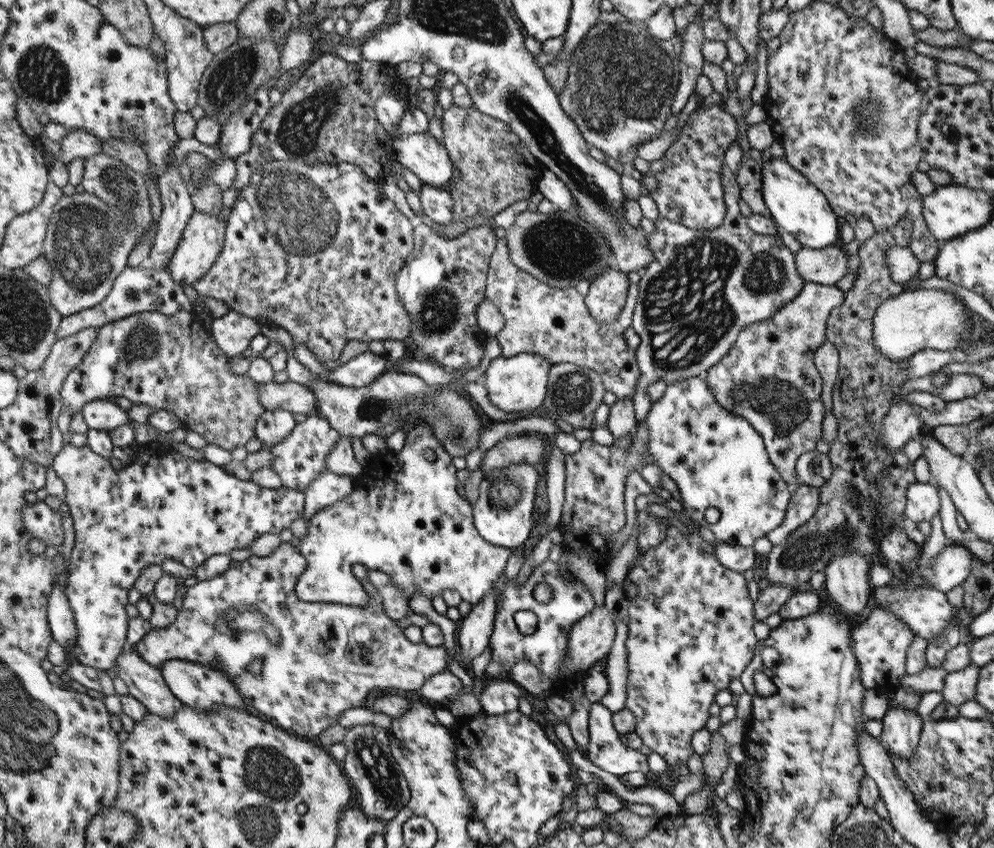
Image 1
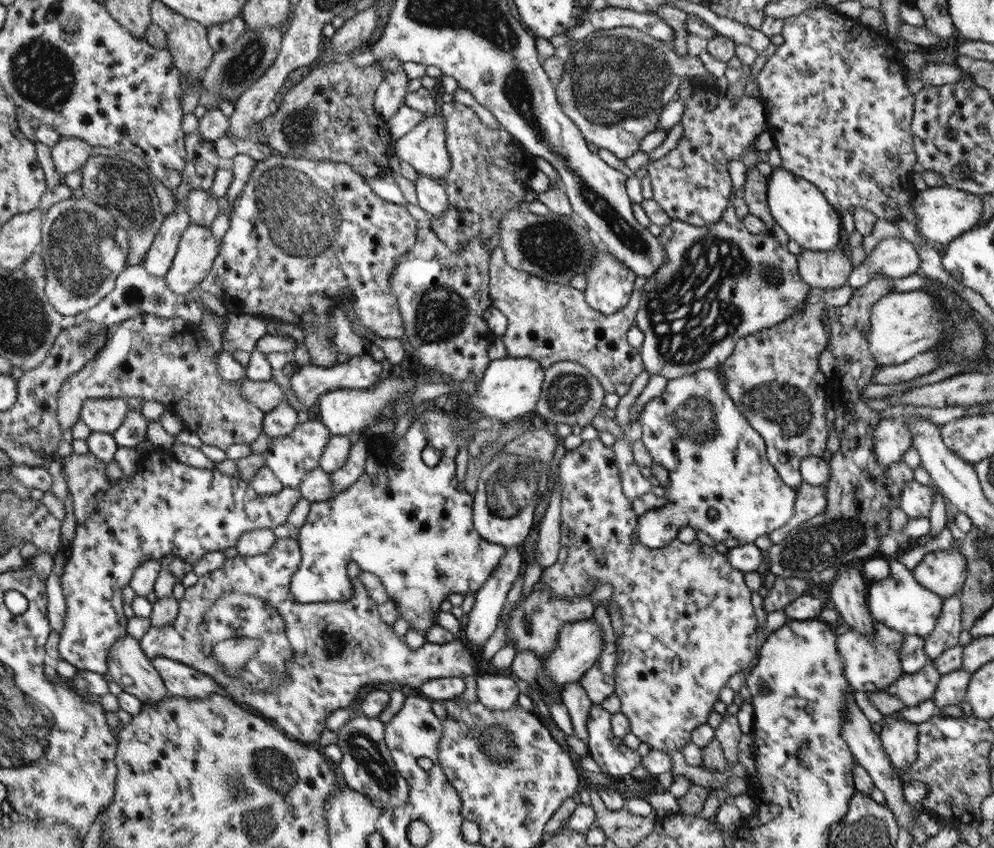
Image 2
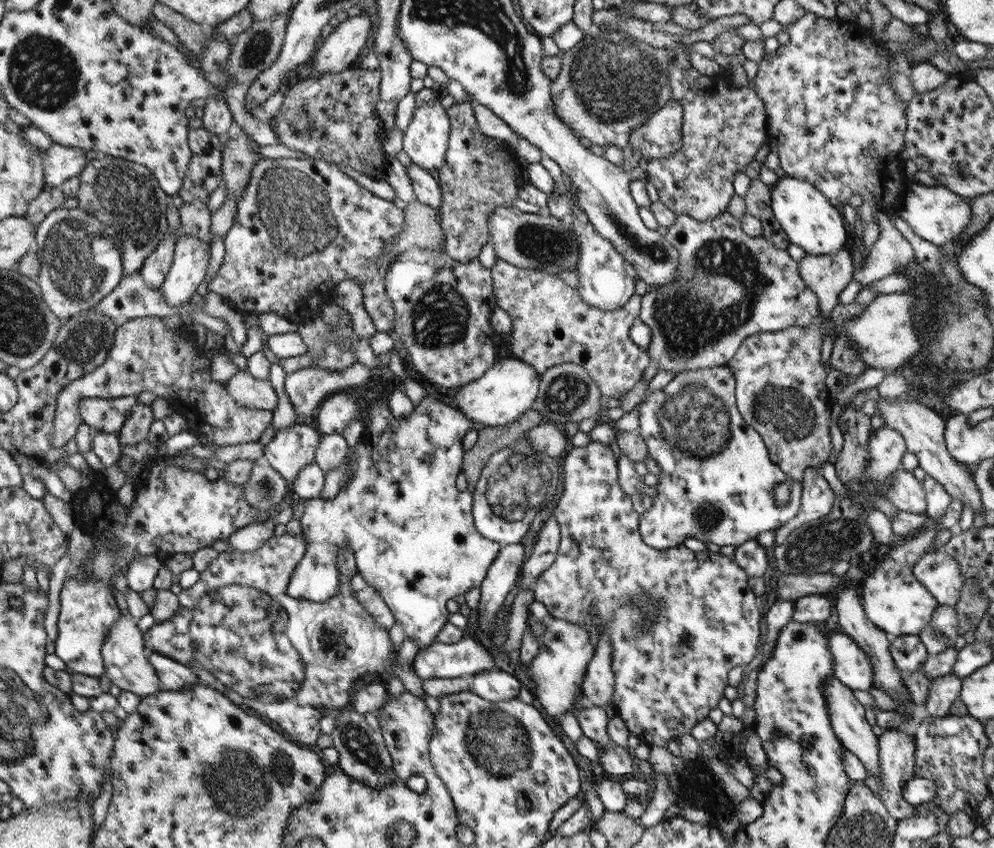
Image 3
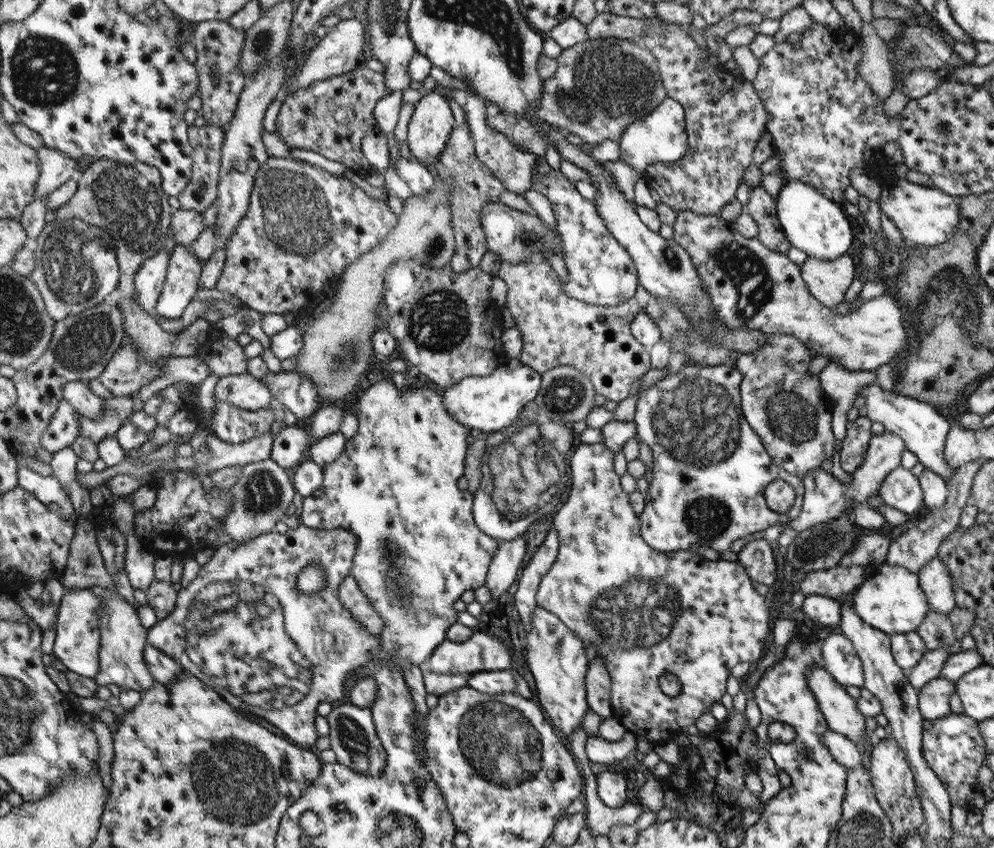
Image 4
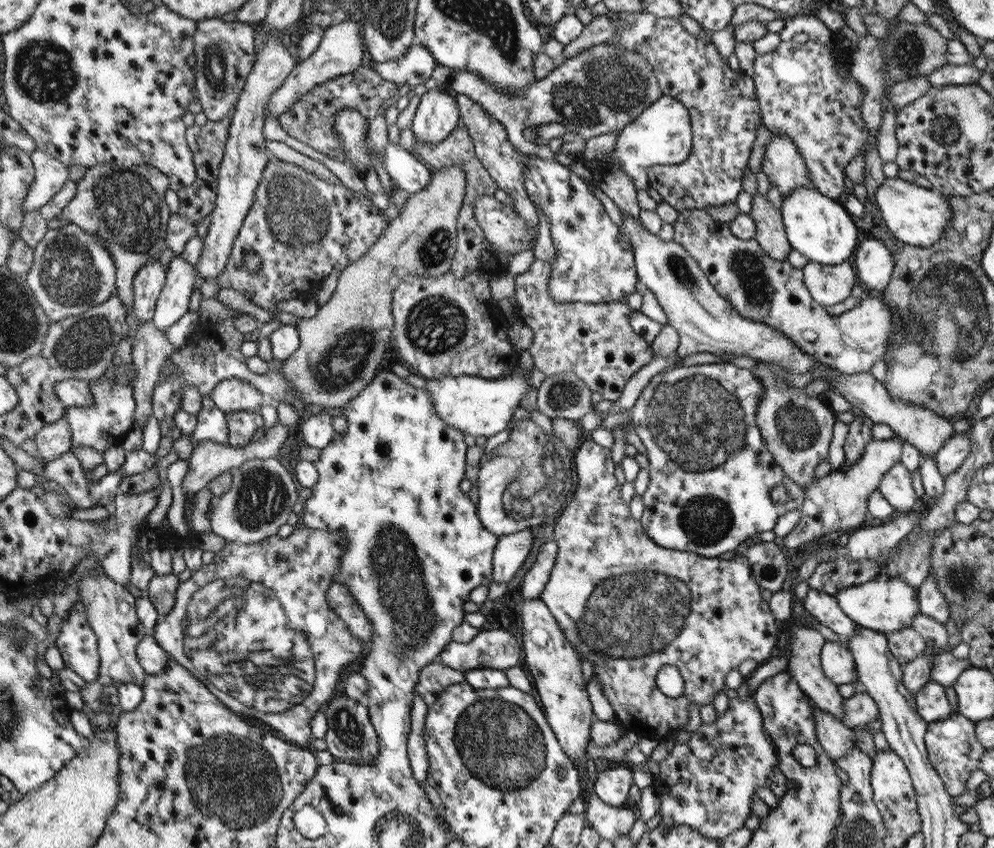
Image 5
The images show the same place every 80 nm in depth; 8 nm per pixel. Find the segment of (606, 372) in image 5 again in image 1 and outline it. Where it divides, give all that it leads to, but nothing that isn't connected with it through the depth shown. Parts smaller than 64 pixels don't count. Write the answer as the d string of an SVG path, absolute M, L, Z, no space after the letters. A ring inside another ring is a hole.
M503 237L497 240L490 260L485 296L505 321L504 328L495 334L501 348L500 356L534 353L543 356L550 365L570 362L584 366L600 376L605 391L614 393L618 399L632 397L641 375L635 349L626 344L624 331L632 324L639 301L639 284L630 282L626 305L616 321L598 323L588 313L584 297L575 287L552 287L514 266L510 261L508 242Z

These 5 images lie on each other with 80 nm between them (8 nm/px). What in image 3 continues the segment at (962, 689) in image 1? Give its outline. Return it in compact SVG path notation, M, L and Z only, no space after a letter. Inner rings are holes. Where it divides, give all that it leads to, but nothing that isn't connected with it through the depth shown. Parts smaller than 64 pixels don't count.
M950 673L933 679L930 692L923 704L931 717L943 717L949 713L950 705L961 698L963 679Z

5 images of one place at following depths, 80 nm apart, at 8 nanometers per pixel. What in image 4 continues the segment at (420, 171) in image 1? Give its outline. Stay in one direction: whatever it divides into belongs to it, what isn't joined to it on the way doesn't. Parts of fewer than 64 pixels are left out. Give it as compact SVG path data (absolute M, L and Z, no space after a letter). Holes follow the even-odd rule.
M428 91L415 104L408 124L407 144L410 152L423 165L432 167L446 150L454 130L454 115L448 98Z

